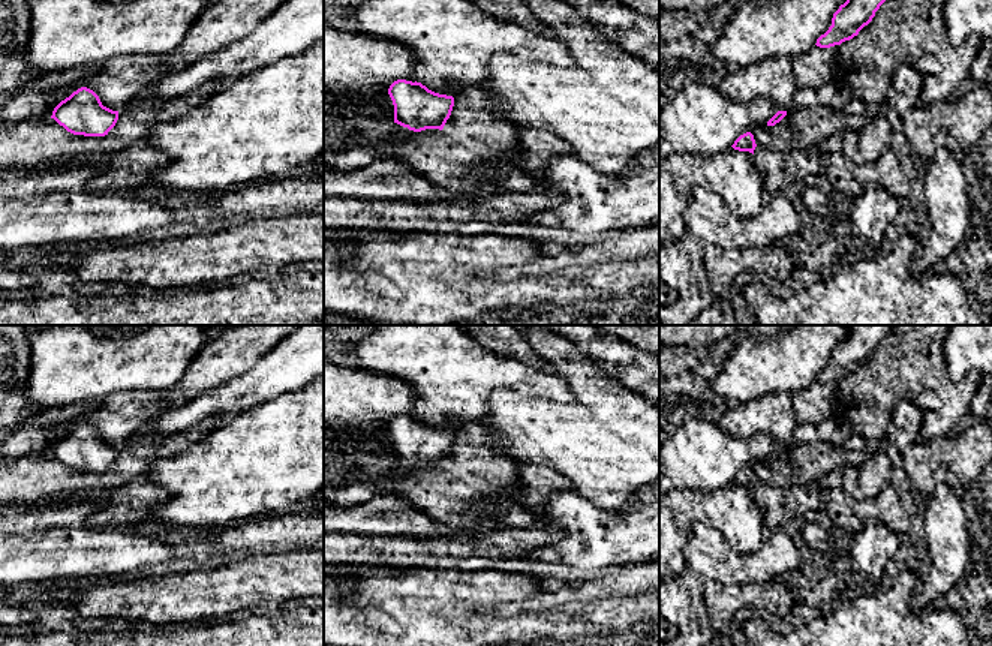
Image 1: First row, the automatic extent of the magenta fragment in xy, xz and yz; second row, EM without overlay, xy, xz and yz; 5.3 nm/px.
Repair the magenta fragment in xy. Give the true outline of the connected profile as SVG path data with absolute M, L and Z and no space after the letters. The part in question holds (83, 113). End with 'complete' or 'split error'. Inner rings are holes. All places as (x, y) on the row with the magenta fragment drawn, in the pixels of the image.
M81 87L54 108L51 118L73 135L105 136L115 126L118 111L103 106L93 90Z; complete

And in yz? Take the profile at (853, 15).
M847 0L833 13L832 25L817 39L817 46L830 48L853 39L868 25L886 0Z; complete

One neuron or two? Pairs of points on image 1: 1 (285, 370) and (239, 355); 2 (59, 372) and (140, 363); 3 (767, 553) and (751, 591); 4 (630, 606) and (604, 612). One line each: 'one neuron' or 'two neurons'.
1: two neurons
2: one neuron
3: two neurons
4: one neuron

